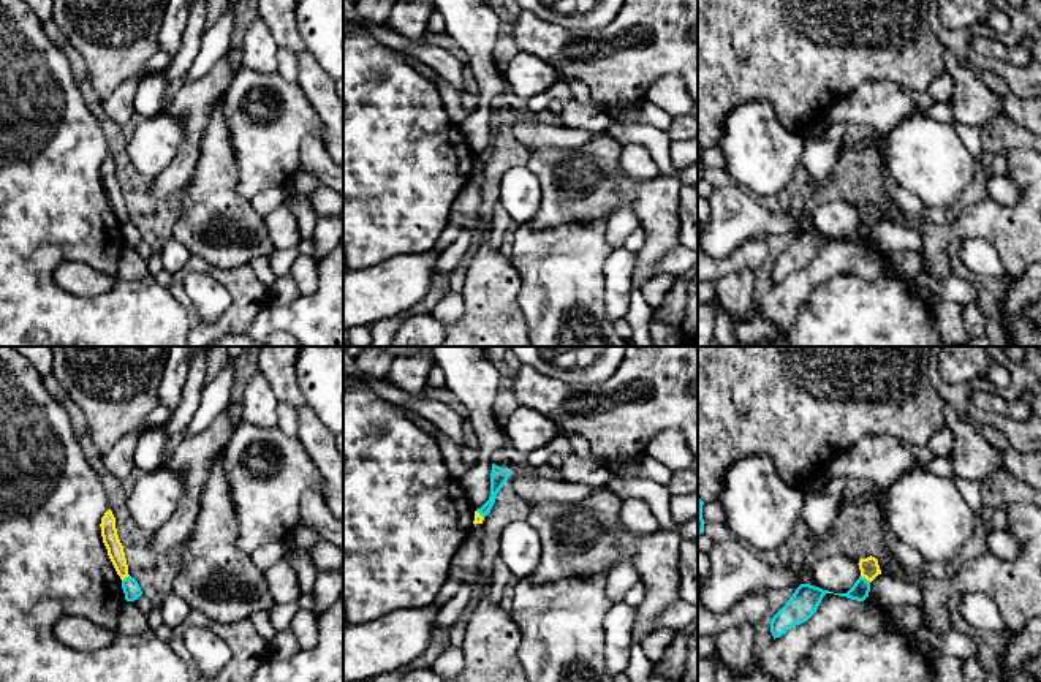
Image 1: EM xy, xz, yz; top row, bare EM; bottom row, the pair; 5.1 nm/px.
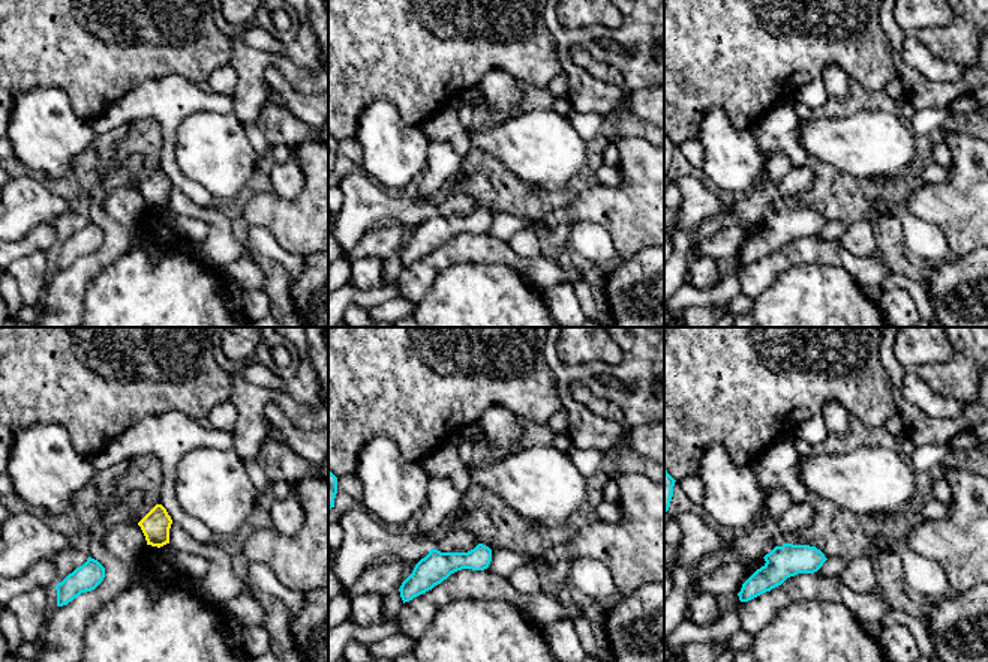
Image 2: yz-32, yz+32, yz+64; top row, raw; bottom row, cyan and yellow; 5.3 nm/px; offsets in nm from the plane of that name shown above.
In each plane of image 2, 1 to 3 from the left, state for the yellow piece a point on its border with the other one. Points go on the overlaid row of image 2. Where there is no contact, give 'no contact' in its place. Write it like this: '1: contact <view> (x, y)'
1: no contact
2: no contact
3: no contact

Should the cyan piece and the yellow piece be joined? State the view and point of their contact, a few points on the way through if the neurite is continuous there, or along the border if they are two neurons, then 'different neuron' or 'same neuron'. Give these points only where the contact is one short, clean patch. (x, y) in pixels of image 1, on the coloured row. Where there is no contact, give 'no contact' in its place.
meets cyan in yz at (864, 578); border along yz (861, 575), (870, 581); different neuron

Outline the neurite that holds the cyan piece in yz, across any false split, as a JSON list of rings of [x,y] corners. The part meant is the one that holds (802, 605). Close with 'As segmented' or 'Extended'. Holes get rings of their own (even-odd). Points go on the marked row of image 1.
[[[801,584],[786,604],[770,620],[774,639],[780,638],[793,627],[807,622],[816,612],[826,593],[834,592],[810,584]]]. As segmented

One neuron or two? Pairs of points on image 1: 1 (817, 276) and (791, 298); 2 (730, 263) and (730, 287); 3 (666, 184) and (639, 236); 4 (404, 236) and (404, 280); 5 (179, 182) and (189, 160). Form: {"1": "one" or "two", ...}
{"1": "one", "2": "two", "3": "two", "4": "two", "5": "one"}

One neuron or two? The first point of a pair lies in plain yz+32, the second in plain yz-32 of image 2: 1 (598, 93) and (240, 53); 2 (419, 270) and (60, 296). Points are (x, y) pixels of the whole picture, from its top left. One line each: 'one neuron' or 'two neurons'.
1: one neuron
2: one neuron

